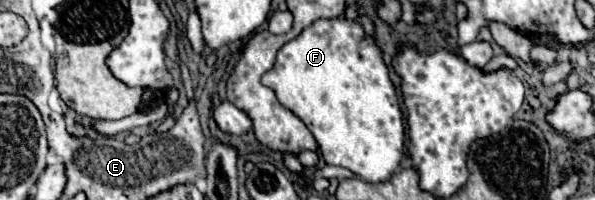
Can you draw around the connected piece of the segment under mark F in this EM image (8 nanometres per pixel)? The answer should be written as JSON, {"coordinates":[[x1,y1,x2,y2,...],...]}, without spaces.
{"coordinates":[[347,18,313,22,277,52,277,62,263,76,263,84,273,88,279,102,305,122,327,164,343,166,371,184,387,182,393,176,403,156,403,116,381,52,373,38,363,36,363,28,359,24]]}

